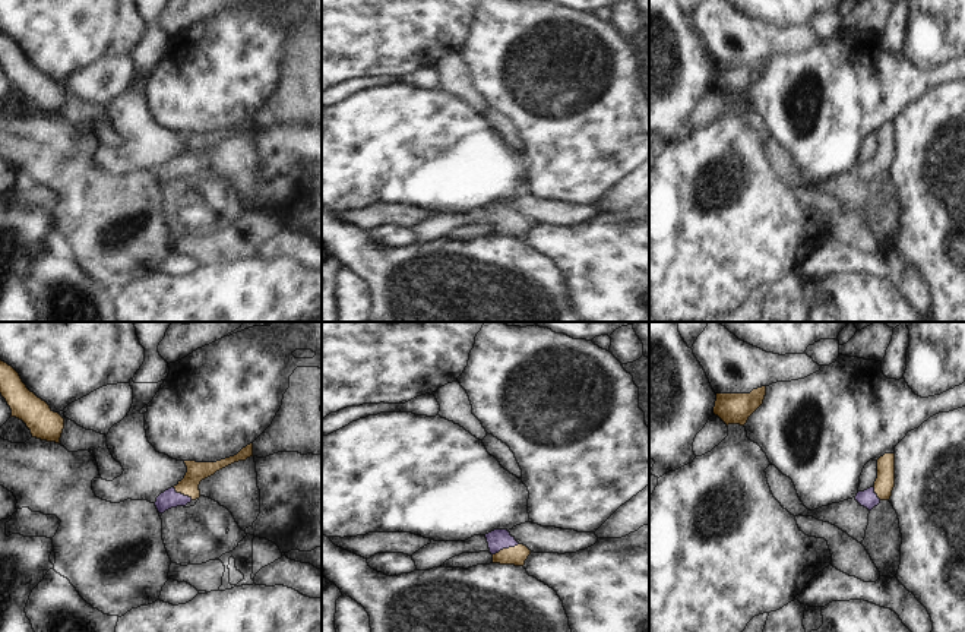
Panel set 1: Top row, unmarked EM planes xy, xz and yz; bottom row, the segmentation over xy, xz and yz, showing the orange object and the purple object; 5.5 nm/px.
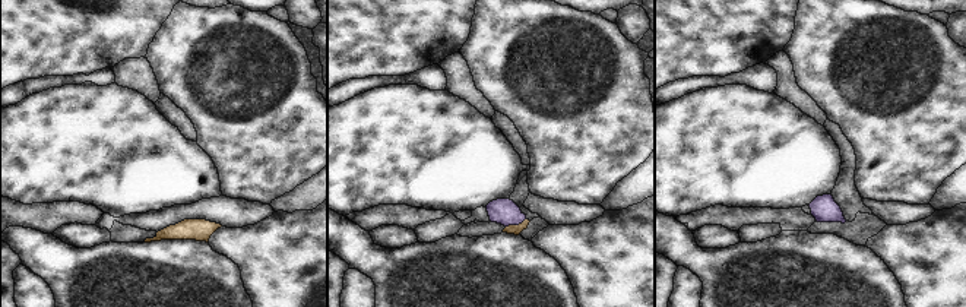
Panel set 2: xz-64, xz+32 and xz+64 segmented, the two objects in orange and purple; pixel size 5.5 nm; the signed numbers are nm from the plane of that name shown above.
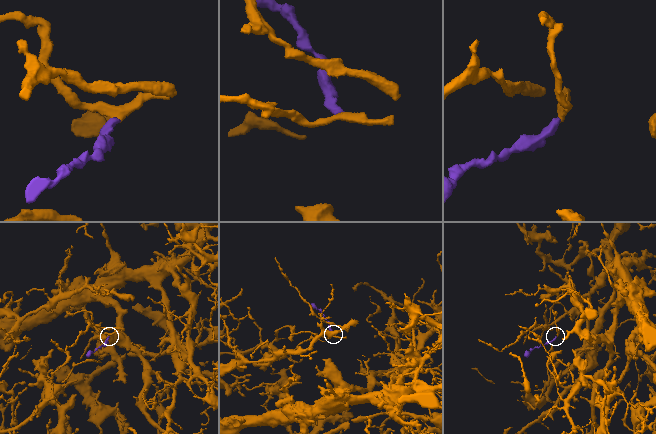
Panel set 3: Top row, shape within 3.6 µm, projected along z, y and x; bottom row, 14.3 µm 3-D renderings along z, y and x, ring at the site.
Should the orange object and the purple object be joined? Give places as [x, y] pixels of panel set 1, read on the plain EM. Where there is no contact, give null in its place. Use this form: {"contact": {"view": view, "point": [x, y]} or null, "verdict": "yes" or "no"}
{"contact": {"view": "xz", "point": [505, 221]}, "verdict": "yes"}

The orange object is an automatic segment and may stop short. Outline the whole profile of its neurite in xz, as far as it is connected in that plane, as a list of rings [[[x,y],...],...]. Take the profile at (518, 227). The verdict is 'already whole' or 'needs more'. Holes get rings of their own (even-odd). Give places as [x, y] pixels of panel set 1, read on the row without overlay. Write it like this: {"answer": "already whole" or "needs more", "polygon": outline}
{"answer": "needs more", "polygon": [[[494,202],[485,206],[493,236],[523,238],[531,222],[519,217],[507,202]]]}

